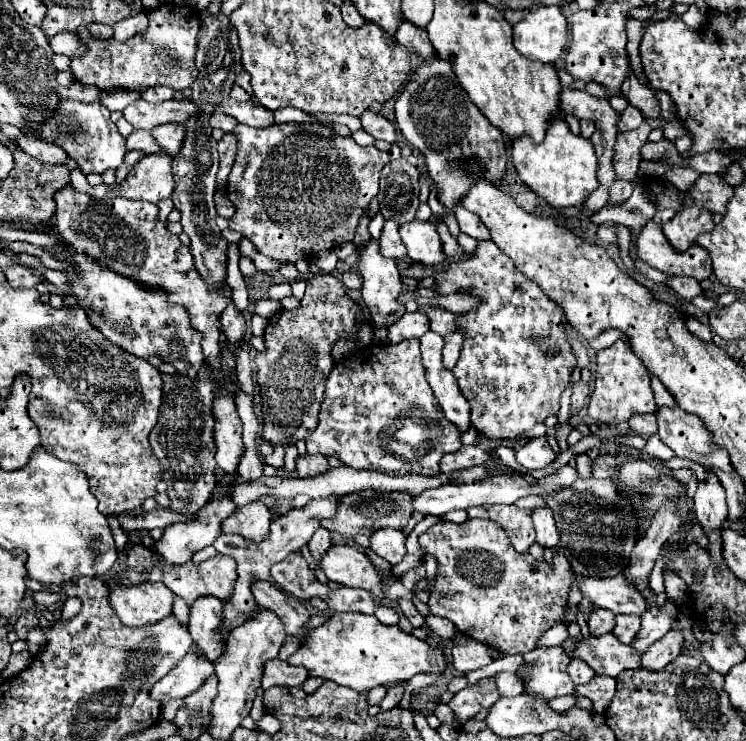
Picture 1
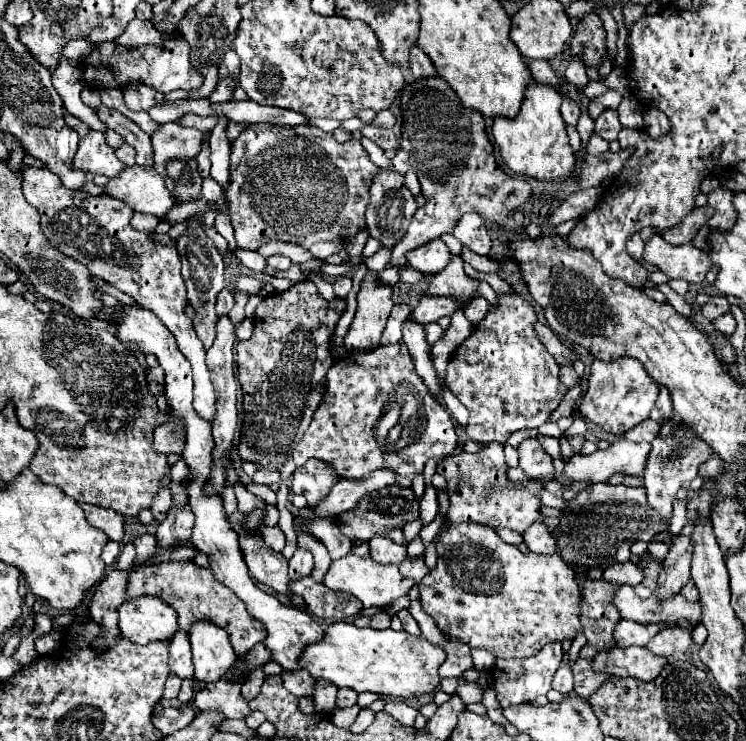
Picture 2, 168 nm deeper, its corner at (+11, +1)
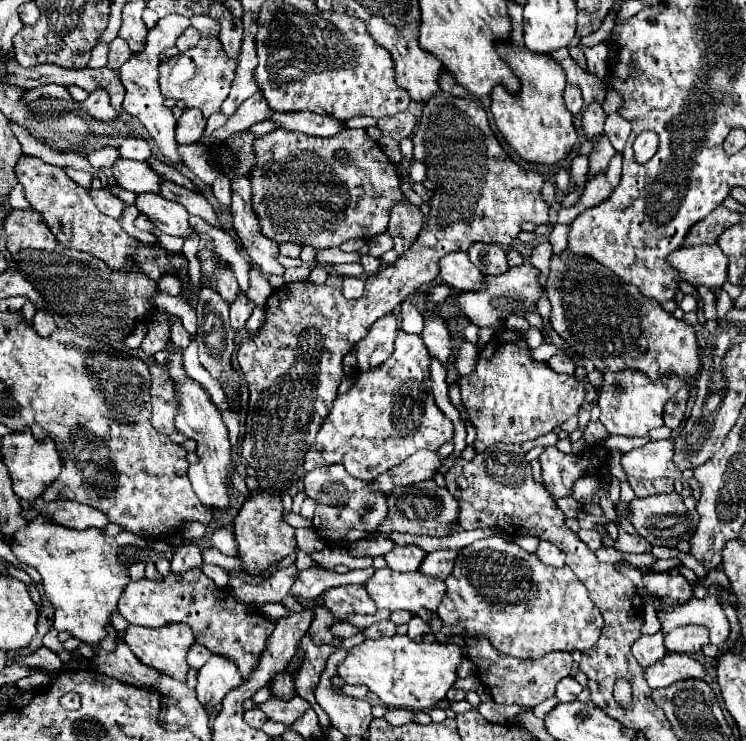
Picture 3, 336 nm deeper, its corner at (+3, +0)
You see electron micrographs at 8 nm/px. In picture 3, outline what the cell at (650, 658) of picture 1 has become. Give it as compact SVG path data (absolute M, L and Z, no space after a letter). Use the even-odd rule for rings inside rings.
M687 624L665 634L667 652L679 654L697 654L703 646L709 644L709 630L705 626Z

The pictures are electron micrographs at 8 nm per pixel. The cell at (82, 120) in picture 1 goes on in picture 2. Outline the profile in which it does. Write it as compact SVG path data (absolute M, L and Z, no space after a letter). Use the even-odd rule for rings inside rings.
M89 131L79 141L79 149L73 159L73 169L85 169L85 173L101 173L105 177L115 177L121 169L125 169L125 165L117 161L115 151L105 141L105 133Z

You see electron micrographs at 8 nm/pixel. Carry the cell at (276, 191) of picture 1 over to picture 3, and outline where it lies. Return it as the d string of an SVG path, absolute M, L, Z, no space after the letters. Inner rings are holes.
M277 128L257 138L257 170L251 174L253 210L259 214L261 230L275 242L311 244L315 248L335 248L349 238L369 240L387 230L391 208L403 200L397 166L365 130L343 130L333 138L317 138ZM337 150L347 150L351 162L343 168L335 160Z

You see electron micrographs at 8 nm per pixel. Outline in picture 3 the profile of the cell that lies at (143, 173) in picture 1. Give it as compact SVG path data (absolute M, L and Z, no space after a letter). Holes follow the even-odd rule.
M139 194L137 196L137 208L143 212L163 234L189 238L193 230L189 228L189 214L183 206L177 206L177 202L165 200L161 194Z

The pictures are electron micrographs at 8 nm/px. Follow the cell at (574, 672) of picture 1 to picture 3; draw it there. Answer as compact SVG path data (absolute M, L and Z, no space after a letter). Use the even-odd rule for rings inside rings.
M563 678L559 684L557 684L557 698L559 698L559 702L573 702L573 700L577 700L577 696L581 694L581 690L583 690L583 686L575 680L575 678Z

